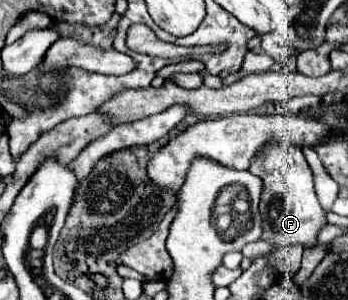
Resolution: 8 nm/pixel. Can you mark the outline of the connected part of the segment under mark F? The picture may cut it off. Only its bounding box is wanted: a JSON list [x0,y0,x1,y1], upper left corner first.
[249,145,327,249]

